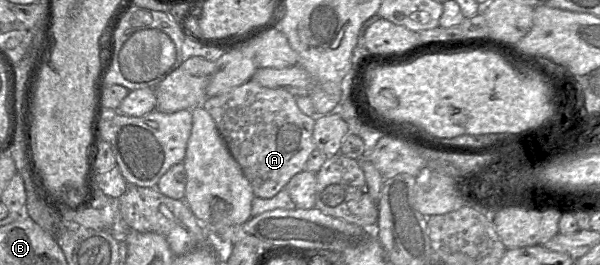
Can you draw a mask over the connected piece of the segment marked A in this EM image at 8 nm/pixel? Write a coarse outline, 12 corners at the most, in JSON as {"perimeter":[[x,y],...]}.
{"perimeter":[[251,79],[206,98],[256,197],[316,149],[315,120]]}

